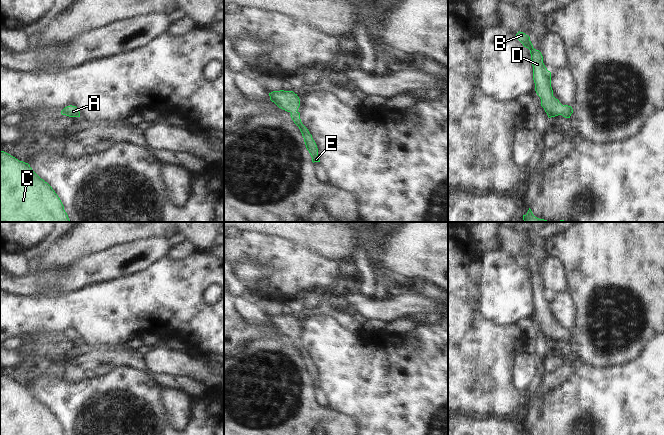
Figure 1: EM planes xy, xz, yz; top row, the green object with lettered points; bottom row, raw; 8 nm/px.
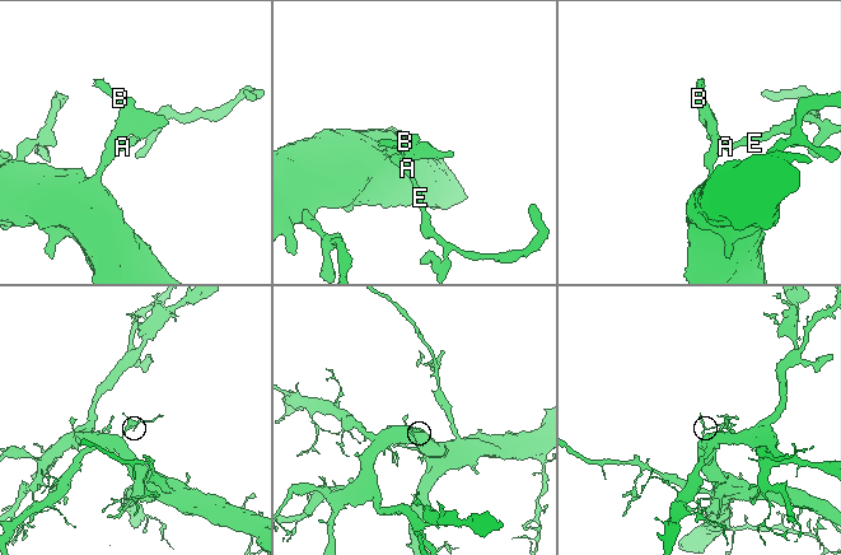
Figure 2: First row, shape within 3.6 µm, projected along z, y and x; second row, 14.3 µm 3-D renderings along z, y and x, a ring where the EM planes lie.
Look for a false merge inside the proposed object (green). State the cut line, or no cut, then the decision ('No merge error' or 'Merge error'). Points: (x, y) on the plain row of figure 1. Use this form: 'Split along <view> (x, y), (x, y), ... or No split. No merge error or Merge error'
No split. No merge error

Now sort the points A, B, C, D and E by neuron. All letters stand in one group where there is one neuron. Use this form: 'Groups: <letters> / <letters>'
Groups: A B C D E

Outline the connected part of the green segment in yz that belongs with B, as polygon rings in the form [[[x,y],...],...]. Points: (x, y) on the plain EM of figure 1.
[[[519,255],[516,260],[523,270],[530,274],[535,315],[540,321],[541,330],[544,332],[548,341],[551,342],[562,339],[565,342],[570,342],[573,337],[572,331],[568,329],[563,330],[559,324],[553,320],[551,296],[545,291],[541,276],[533,272],[530,261],[525,257]]]

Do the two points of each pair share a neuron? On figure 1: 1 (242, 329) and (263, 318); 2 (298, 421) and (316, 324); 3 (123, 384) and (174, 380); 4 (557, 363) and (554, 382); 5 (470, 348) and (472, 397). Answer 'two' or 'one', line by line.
1: two
2: two
3: two
4: two
5: one

